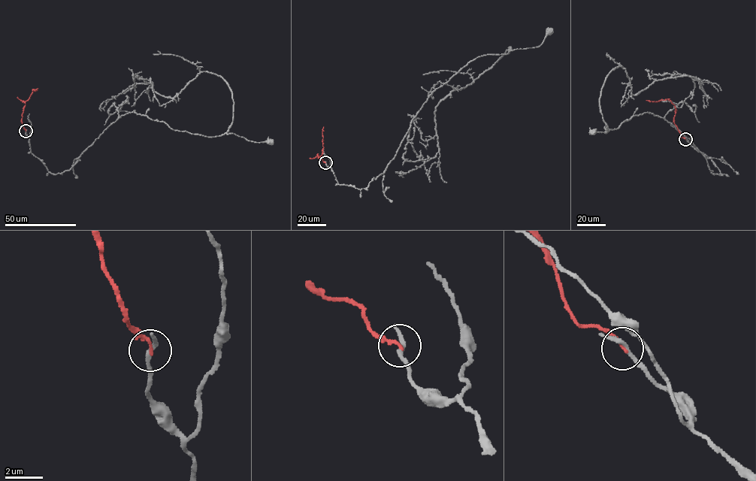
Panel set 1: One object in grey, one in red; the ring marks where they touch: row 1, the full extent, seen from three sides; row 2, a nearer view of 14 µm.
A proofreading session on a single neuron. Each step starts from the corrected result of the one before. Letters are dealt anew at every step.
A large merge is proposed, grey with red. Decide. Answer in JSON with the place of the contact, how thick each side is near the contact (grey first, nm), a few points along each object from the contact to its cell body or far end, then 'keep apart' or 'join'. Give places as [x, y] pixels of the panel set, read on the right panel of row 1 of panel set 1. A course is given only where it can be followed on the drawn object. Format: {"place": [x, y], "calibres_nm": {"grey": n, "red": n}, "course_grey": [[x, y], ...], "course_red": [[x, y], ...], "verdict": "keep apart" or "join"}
{"place": [685, 139], "calibres_nm": {"grey": 200, "red": 160}, "course_grey": [[685, 139], [720, 175], [690, 139], [651, 113], [593, 131]], "course_red": [[685, 139], [681, 136], [674, 122], [676, 110], [669, 100], [646, 100]], "verdict": "keep apart"}

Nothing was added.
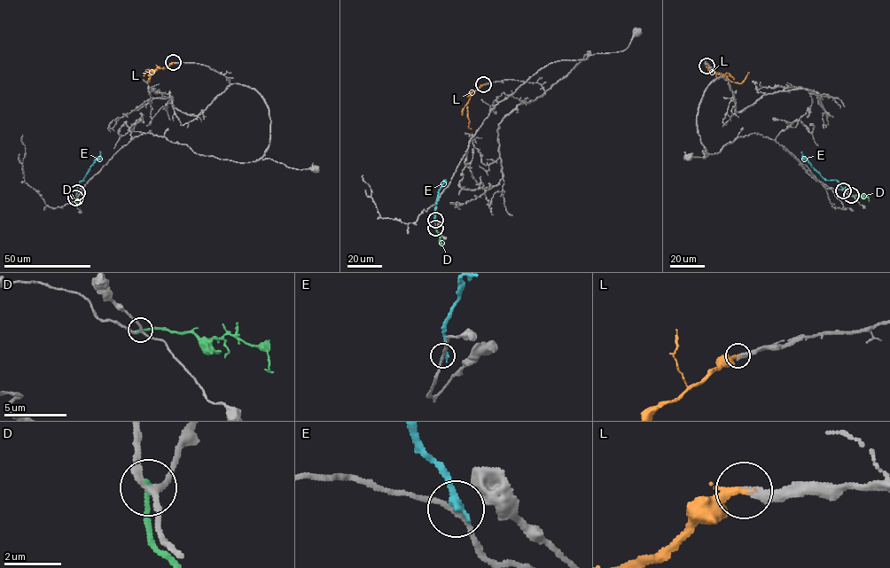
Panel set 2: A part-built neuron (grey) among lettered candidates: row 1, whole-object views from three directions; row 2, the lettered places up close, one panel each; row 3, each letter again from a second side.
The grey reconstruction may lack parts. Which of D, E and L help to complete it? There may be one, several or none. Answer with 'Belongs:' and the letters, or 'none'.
Belongs: L

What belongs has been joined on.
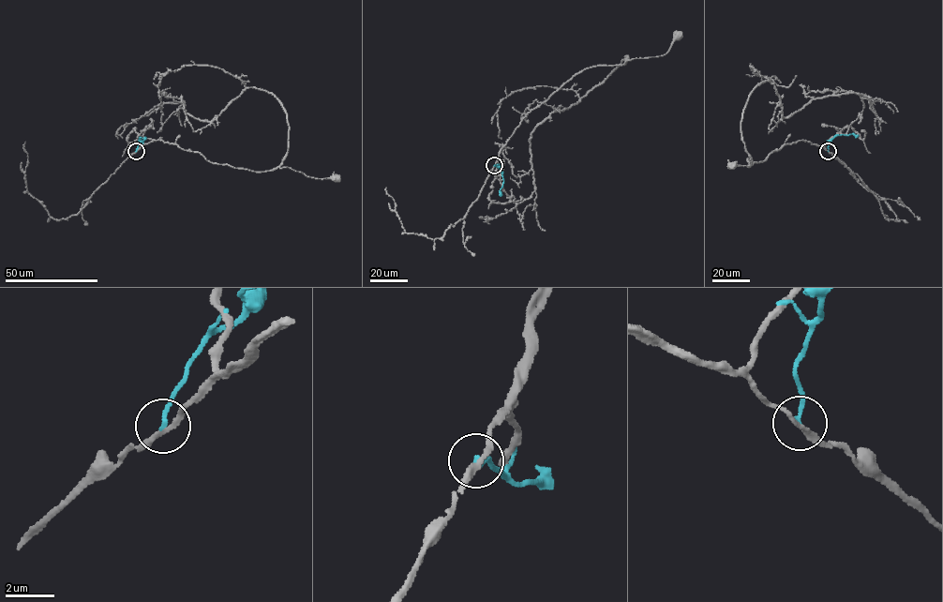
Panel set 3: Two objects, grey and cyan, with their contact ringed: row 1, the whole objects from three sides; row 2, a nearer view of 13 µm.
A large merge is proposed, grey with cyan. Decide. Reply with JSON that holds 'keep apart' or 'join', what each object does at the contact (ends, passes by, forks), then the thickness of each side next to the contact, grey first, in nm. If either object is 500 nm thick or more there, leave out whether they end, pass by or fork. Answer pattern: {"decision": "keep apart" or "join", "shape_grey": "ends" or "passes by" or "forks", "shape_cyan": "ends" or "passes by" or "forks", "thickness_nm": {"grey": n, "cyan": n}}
{"decision": "keep apart", "shape_grey": "passes by", "shape_cyan": "ends", "thickness_nm": {"grey": 190, "cyan": 180}}

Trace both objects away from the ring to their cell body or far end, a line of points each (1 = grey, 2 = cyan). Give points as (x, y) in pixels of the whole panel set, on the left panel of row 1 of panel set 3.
1: (136, 152), (144, 143), (161, 140), (234, 168), (264, 172), (287, 167), (308, 176), (336, 178)
2: (136, 152), (145, 138), (139, 141)

